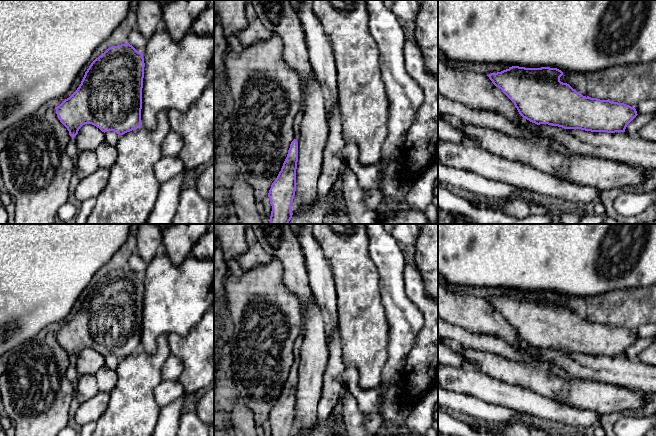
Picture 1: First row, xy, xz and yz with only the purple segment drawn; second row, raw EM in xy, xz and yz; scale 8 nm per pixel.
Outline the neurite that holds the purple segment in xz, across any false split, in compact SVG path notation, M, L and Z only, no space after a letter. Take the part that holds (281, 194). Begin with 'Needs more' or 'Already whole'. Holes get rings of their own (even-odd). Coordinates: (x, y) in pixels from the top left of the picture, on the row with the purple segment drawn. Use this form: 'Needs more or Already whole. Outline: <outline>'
Needs more. Outline: M299 111L293 120L294 138L290 144L287 157L268 193L272 206L269 224L288 224L293 215L291 205L296 191L298 142L301 136L302 121L303 112Z

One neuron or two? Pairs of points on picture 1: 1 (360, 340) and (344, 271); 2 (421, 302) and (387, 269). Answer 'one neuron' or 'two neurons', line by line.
1: one neuron
2: two neurons

